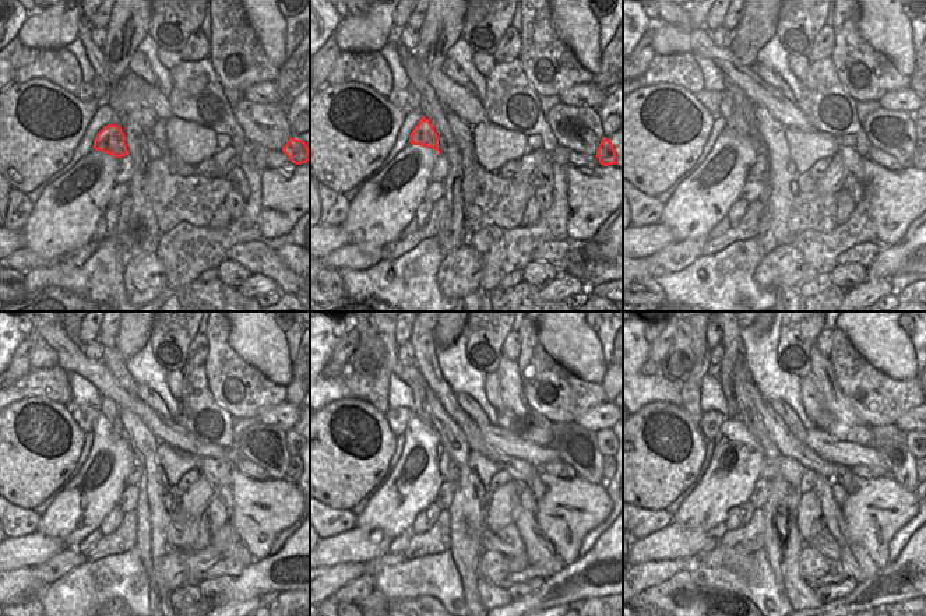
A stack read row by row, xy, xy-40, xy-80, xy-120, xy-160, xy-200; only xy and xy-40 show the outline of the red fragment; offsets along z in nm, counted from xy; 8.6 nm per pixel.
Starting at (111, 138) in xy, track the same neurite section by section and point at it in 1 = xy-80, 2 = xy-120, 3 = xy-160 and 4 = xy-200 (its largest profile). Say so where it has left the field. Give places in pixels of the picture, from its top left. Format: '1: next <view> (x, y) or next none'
1: next xy-80 (736, 126)
2: next xy-120 (112, 412)
3: next xy-160 (418, 390)
4: next xy-200 (725, 370)

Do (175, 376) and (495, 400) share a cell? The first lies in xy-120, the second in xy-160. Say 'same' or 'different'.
same

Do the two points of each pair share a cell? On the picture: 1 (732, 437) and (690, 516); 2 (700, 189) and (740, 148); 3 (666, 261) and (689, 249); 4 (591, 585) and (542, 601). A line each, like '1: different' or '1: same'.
1: same
2: same
3: same
4: same

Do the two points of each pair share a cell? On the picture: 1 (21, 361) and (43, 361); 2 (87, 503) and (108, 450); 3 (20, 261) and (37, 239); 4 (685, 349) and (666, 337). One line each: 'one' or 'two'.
1: two
2: one
3: two
4: two

